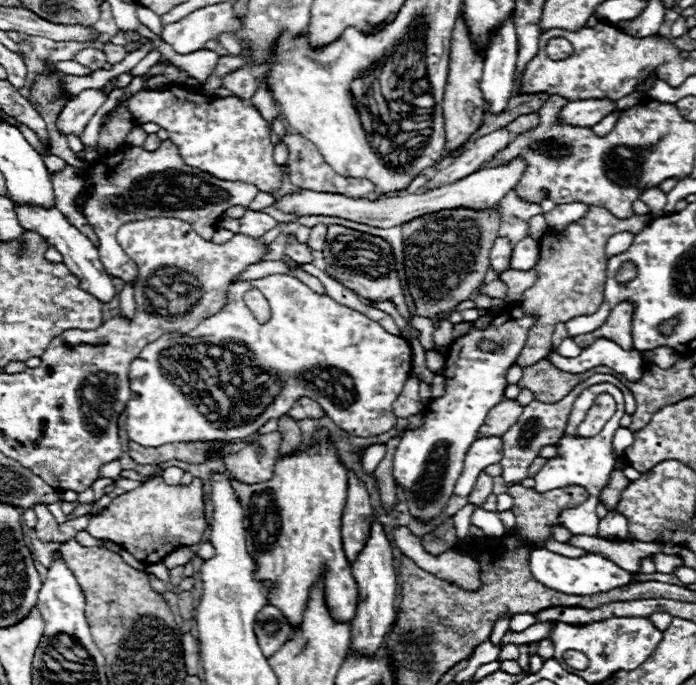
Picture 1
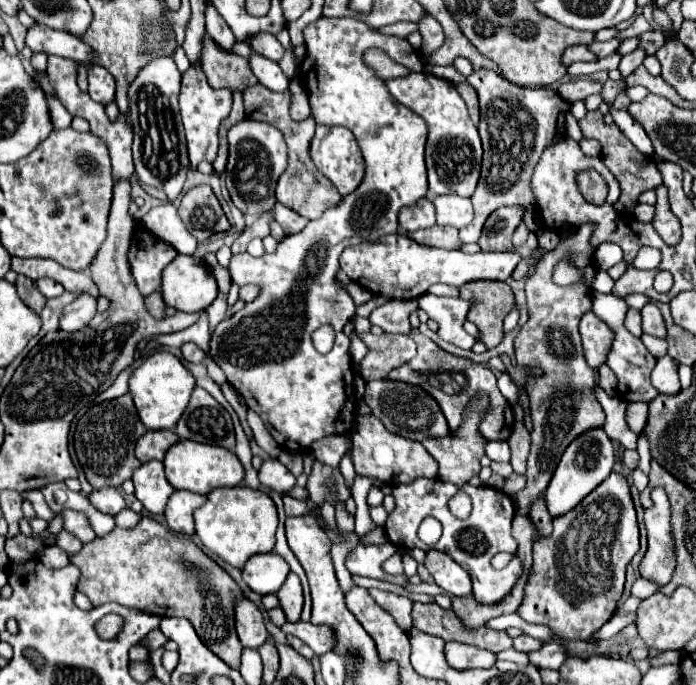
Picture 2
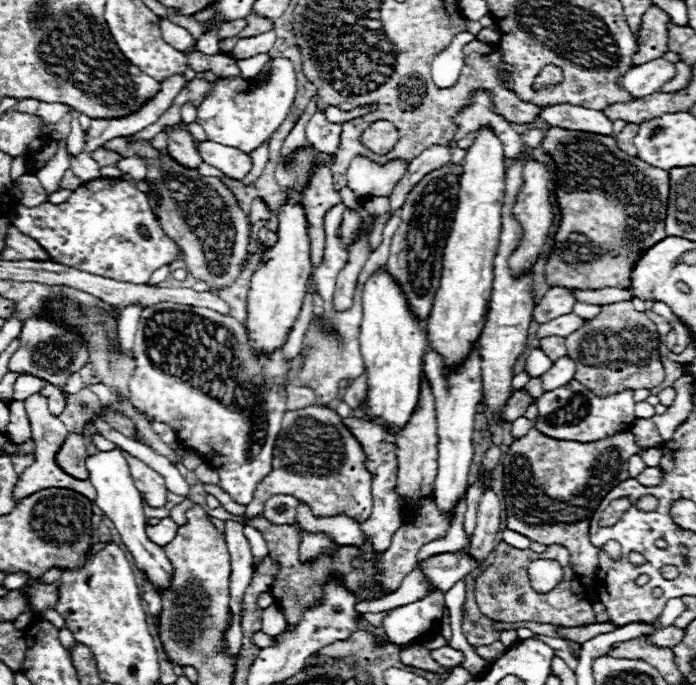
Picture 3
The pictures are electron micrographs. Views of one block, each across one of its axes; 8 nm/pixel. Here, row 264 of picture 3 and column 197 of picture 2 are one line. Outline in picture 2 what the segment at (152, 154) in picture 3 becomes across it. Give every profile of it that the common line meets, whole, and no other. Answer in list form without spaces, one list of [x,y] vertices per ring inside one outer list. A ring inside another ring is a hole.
[[[196,186],[188,190],[178,212],[188,232],[194,234],[200,244],[216,232],[230,230],[230,222],[210,186]]]

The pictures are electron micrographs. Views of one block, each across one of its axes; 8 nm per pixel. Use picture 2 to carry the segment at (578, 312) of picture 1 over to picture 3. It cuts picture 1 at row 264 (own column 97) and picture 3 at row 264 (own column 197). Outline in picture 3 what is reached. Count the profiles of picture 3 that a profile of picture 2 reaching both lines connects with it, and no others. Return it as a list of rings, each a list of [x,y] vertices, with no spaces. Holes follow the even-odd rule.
[[[550,128],[542,142],[542,148],[554,162],[556,174],[556,206],[560,210],[560,224],[554,234],[554,246],[546,260],[544,278],[548,286],[564,288],[626,288],[632,264],[644,248],[650,248],[664,234],[666,202],[668,202],[668,172],[644,164],[640,158],[632,158],[616,146],[616,138],[600,136],[592,132]]]

